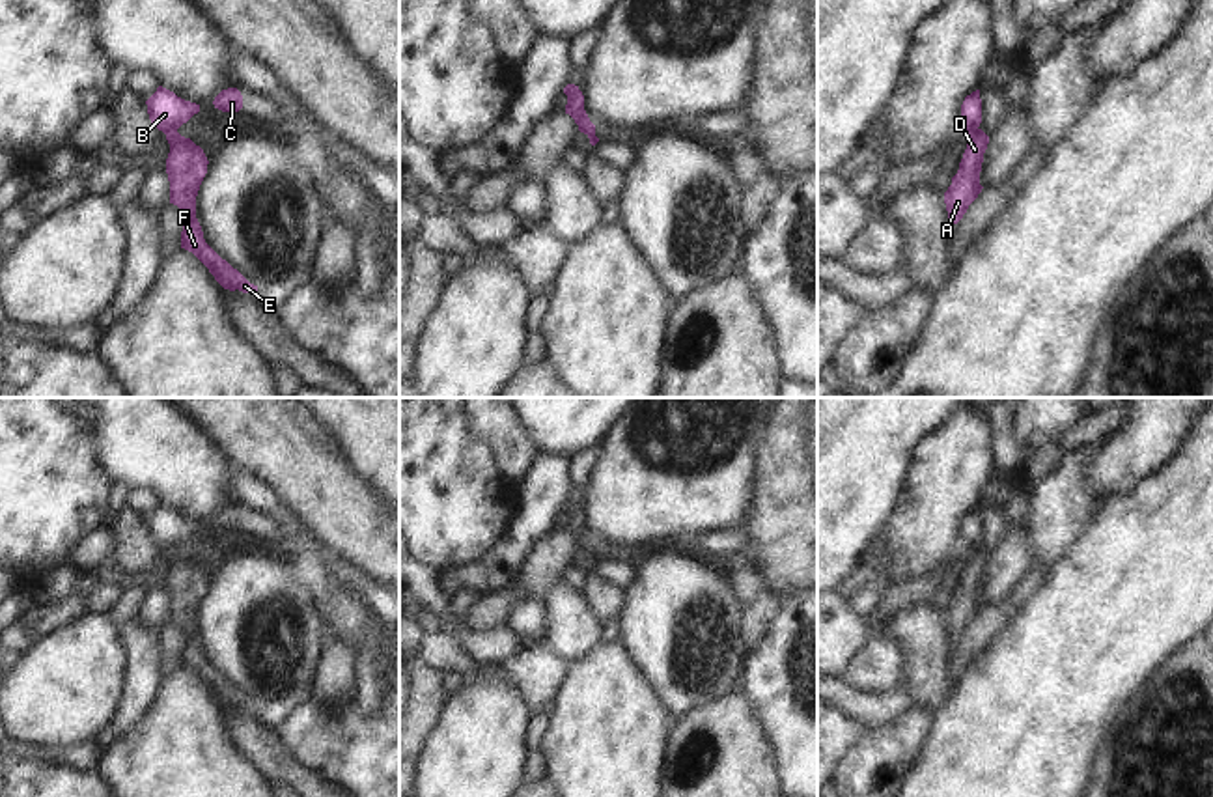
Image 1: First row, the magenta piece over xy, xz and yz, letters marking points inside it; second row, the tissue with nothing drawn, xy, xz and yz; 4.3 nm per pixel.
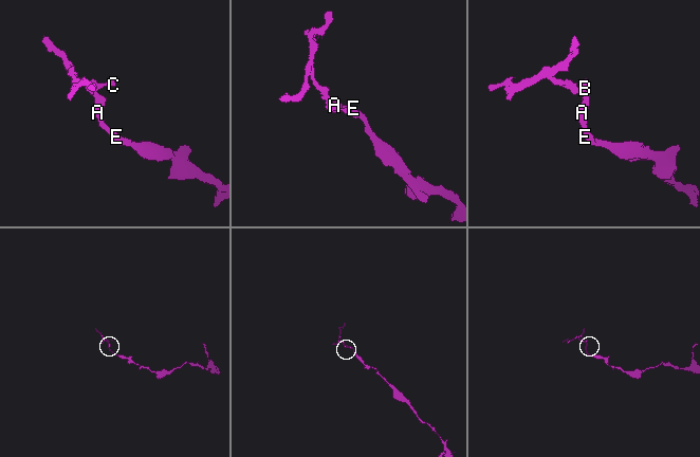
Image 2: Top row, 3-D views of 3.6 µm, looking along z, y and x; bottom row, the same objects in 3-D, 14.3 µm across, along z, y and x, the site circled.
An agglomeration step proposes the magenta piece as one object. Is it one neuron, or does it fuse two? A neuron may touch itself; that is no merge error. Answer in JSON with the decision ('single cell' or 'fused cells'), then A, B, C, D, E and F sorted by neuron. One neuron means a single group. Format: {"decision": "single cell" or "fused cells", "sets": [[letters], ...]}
{"decision": "fused cells", "sets": [["A", "D", "E", "F"], ["B", "C"]]}

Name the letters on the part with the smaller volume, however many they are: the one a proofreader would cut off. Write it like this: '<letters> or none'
B, C

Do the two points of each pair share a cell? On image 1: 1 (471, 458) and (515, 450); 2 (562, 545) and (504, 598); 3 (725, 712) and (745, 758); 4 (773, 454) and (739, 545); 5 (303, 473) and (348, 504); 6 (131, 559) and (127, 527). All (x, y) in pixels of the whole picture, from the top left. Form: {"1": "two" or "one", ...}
{"1": "two", "2": "one", "3": "one", "4": "two", "5": "one", "6": "one"}

